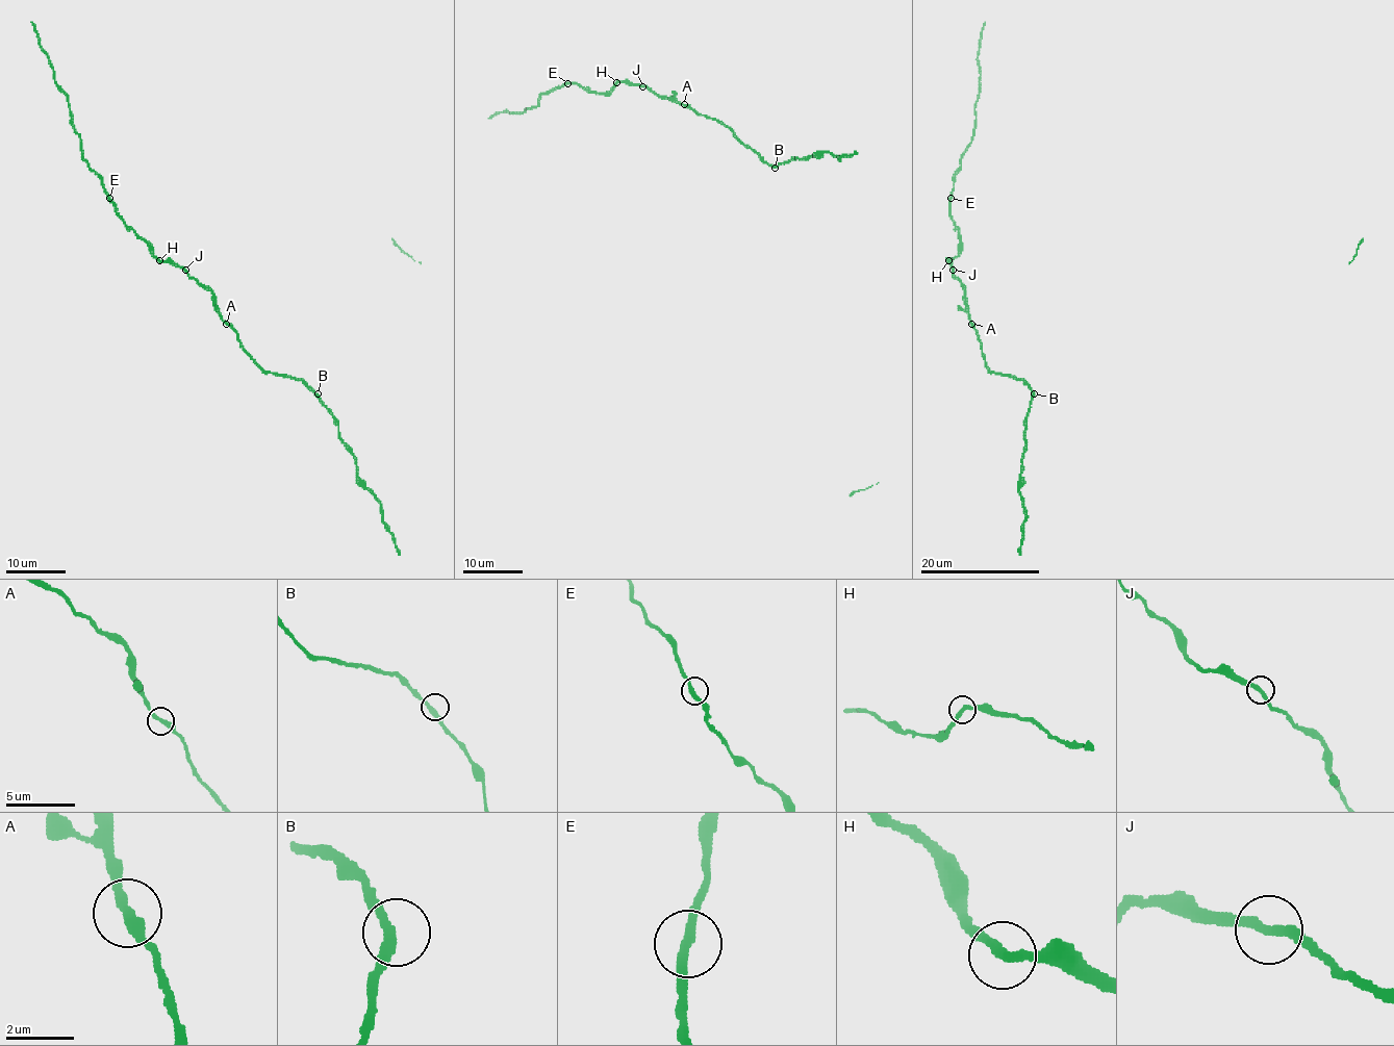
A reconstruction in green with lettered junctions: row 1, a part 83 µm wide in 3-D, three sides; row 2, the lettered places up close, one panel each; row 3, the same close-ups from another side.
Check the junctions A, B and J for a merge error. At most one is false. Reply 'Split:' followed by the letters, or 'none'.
Split: none

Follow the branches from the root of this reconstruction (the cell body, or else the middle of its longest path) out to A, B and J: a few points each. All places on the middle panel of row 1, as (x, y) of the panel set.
A: (718, 121), (684, 104)
B: (718, 121), (775, 168)
J: (718, 121), (701, 115), (674, 99), (661, 99), (642, 86)

